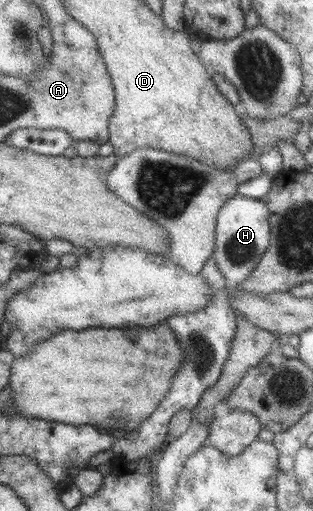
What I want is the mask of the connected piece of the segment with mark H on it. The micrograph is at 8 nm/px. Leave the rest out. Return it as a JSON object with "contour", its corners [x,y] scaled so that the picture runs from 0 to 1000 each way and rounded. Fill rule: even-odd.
{"contour":[[[760,378],[703,405],[690,421],[687,434],[687,481],[677,493],[684,519],[696,526],[696,534],[719,542],[732,562],[744,562],[751,554],[773,550],[805,526],[824,519],[831,503],[847,495],[859,477],[863,452],[856,438],[856,409],[843,397],[799,386],[780,386]]]}

